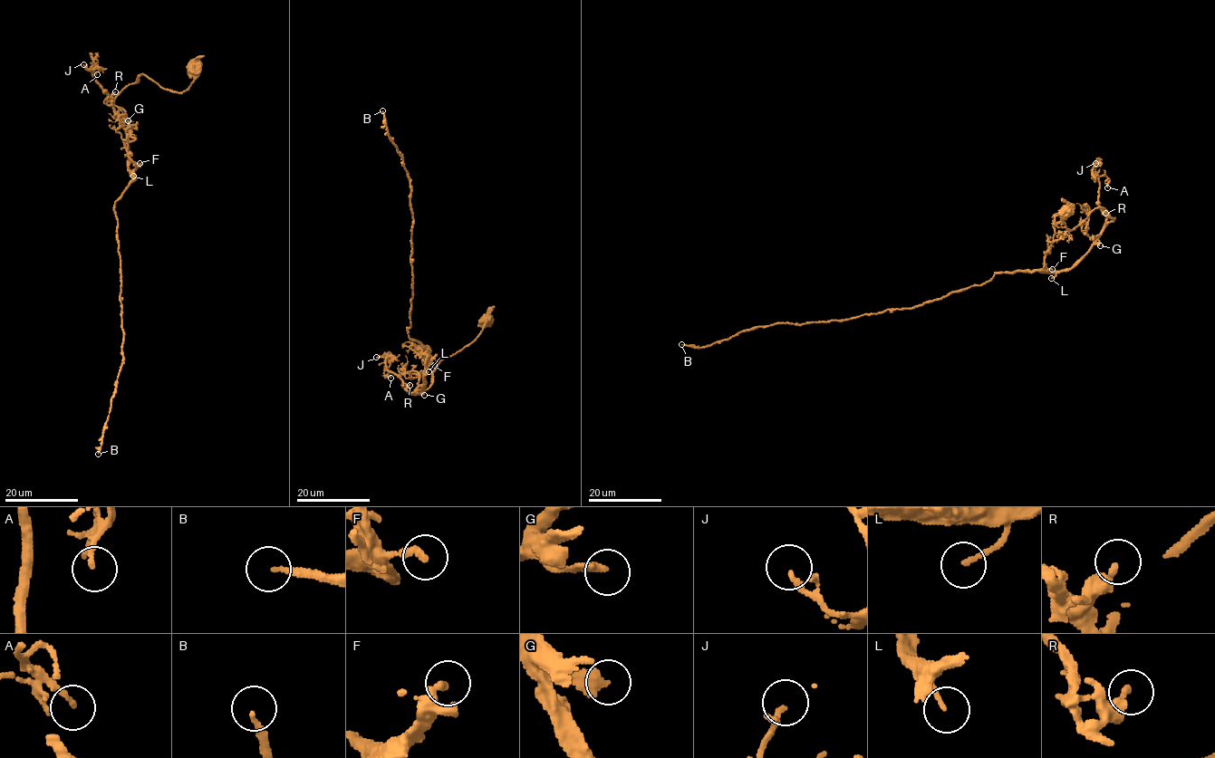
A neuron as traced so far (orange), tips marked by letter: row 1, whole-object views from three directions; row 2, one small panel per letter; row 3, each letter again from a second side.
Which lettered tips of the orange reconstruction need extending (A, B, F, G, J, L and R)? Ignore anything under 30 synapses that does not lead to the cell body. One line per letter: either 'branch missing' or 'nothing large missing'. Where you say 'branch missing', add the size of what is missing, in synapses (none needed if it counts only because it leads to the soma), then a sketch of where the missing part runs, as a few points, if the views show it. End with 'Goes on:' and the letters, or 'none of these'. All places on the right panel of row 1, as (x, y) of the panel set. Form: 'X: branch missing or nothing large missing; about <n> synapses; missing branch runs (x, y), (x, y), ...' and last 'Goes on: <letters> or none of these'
A: nothing large missing
B: branch missing; about 350 synapses; missing branch runs (681, 344), (615, 323), (605, 347), (597, 279), (628, 163), (672, 138), (695, 77)
F: nothing large missing
G: nothing large missing
J: nothing large missing
L: nothing large missing
R: nothing large missing
Goes on: B

